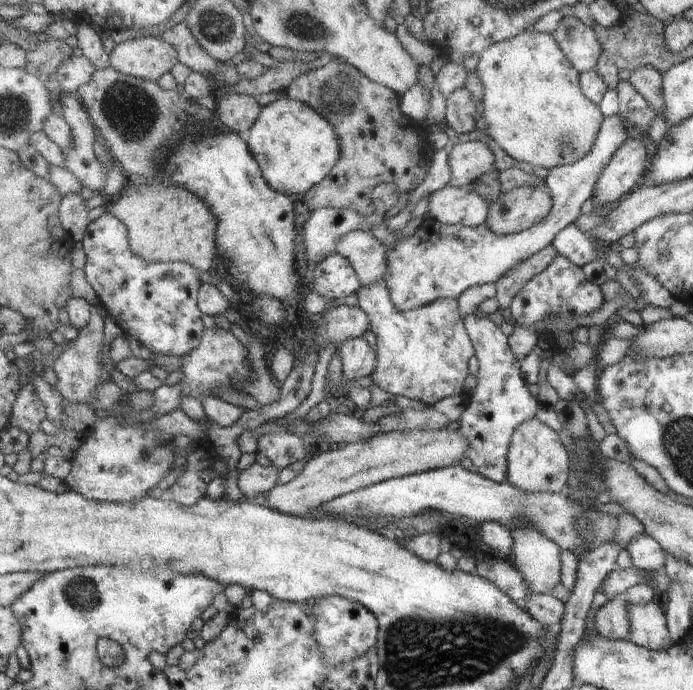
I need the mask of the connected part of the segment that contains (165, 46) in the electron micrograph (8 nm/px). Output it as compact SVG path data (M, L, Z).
M143 36L119 43L110 54L110 63L123 74L157 82L180 60L178 49L162 37Z

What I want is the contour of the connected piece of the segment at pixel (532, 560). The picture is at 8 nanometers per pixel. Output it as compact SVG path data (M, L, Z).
M519 526L510 530L514 540L511 559L529 584L531 594L550 594L561 582L561 548L533 526Z

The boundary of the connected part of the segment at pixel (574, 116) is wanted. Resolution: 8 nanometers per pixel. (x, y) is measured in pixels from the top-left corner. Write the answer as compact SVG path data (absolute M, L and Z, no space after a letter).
M529 28L521 36L492 44L477 66L489 135L518 163L551 170L585 158L601 130L599 104L582 90L582 75L552 34Z

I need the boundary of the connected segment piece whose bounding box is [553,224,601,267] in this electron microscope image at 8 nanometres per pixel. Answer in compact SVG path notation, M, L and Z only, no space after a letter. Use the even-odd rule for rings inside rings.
M573 224L559 232L553 243L559 253L572 259L575 264L582 267L587 263L600 260L601 252L595 250L591 241L586 232Z

